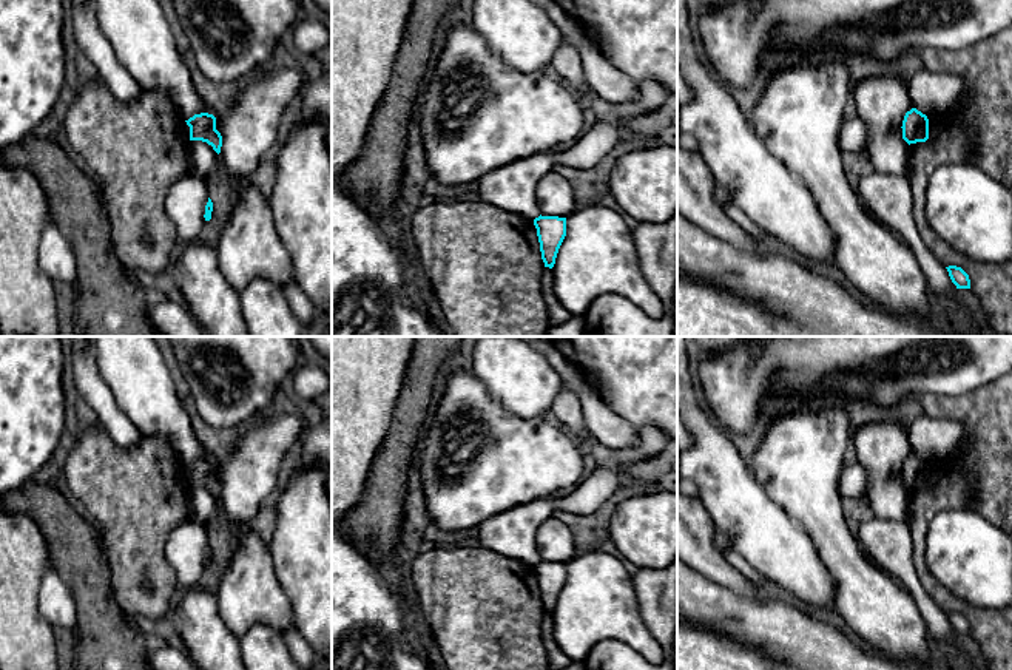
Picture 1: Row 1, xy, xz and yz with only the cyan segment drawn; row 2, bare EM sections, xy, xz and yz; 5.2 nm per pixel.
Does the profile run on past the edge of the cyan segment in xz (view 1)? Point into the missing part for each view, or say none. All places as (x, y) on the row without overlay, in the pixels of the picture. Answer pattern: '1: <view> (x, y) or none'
1: none

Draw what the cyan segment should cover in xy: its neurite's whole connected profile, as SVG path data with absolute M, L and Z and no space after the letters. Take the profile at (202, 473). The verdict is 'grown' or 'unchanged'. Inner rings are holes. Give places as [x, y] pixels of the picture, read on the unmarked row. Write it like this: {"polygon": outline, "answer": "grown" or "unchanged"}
{"polygon": "M194 460L185 468L190 472L190 486L207 488L218 500L221 499L222 482L216 475L216 463L213 460Z", "answer": "unchanged"}

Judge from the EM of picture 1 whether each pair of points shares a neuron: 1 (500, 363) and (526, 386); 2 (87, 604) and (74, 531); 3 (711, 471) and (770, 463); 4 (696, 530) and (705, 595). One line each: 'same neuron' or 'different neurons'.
1: same neuron
2: same neuron
3: different neurons
4: different neurons

